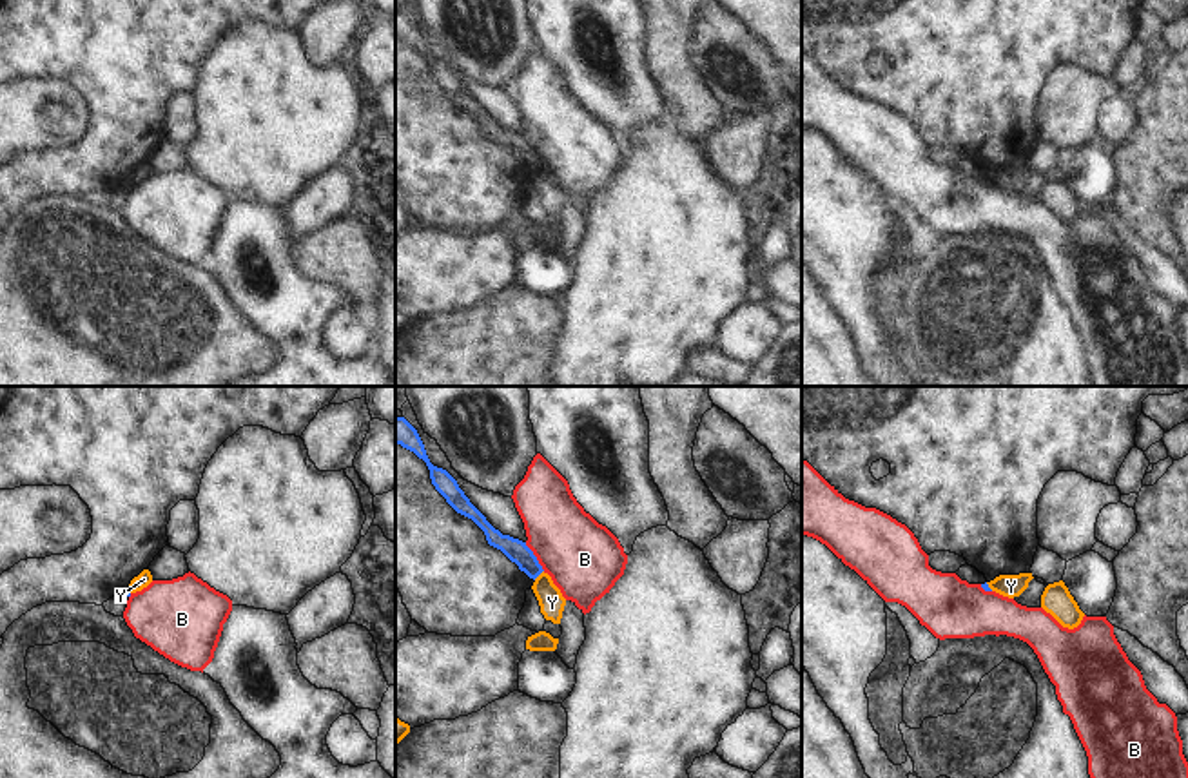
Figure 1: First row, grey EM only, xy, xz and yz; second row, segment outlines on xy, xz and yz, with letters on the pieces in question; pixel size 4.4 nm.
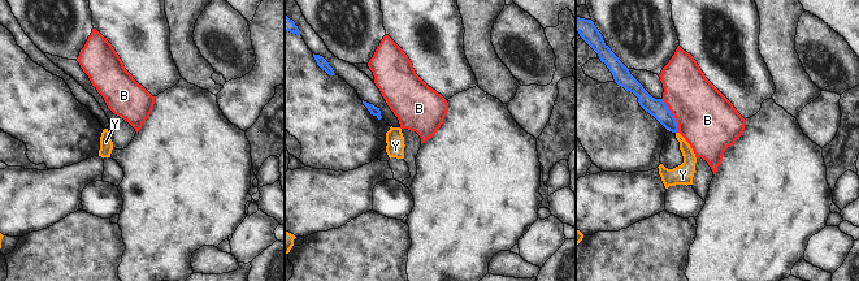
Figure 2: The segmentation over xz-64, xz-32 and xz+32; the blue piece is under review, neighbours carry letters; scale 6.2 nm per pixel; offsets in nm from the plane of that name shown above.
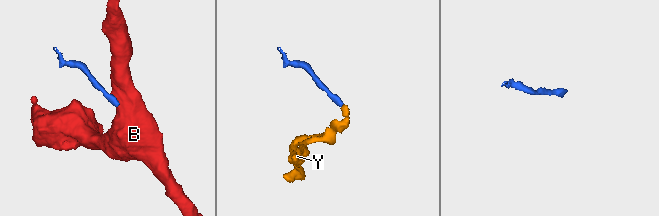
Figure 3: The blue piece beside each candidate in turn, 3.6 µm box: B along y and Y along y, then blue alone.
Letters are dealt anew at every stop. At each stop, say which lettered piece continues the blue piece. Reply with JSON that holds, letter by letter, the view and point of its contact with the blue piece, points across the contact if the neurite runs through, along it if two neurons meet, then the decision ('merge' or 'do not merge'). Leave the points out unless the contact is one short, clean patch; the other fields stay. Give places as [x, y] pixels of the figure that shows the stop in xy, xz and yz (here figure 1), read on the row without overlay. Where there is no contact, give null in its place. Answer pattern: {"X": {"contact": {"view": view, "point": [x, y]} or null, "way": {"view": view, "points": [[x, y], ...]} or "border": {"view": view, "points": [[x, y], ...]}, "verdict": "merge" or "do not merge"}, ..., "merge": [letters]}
{"B": {"contact": {"view": "xz", "point": [535, 151]}, "border": {"view": "xz", "points": [[525, 136], [545, 164]]}, "verdict": "do not merge"}, "Y": {"contact": {"view": "xz", "point": [537, 169]}, "border": {"view": "xz", "points": [[543, 164], [534, 173]]}, "verdict": "do not merge"}, "merge": []}

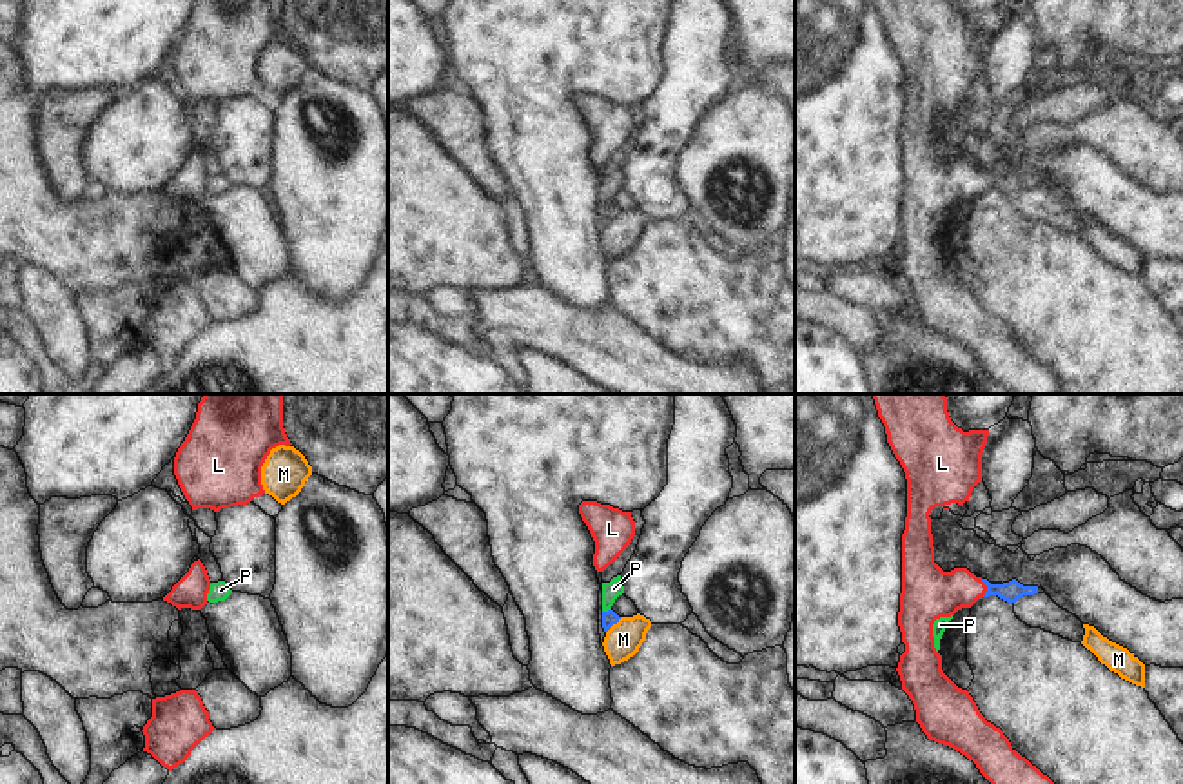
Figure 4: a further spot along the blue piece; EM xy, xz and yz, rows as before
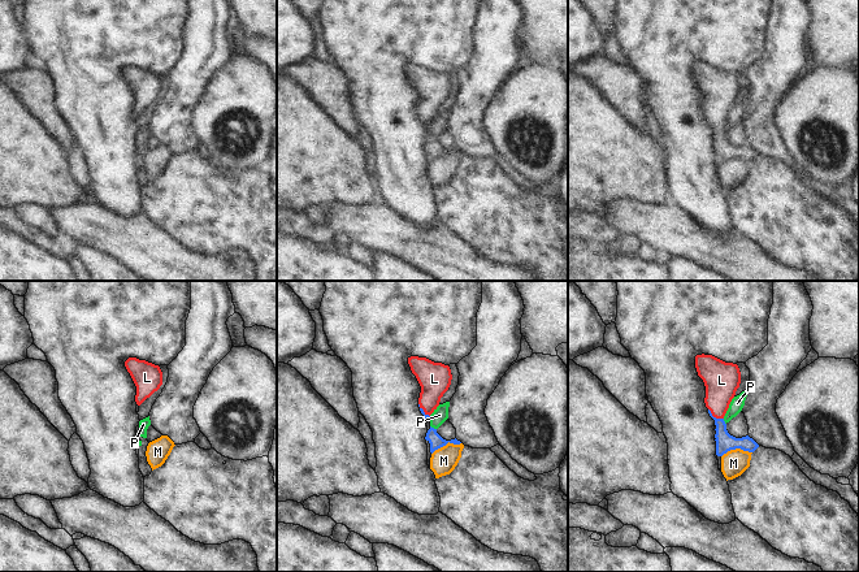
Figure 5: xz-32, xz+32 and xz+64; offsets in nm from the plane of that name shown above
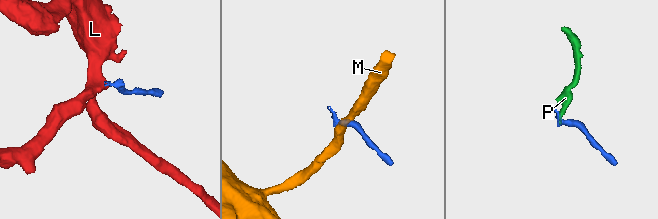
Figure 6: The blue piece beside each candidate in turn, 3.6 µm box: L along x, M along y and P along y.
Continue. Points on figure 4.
{"L": {"contact": {"view": "yz", "point": [987, 182]}, "way": {"view": "yz", "points": [[1013, 184], [987, 182], [957, 182], [931, 187]]}, "verdict": "merge"}, "M": {"contact": {"view": "xz", "point": [614, 216]}, "border": {"view": "xz", "points": [[621, 211], [606, 225]]}, "verdict": "do not merge"}, "P": {"contact": {"view": "xz", "point": [608, 204]}, "border": {"view": "xz", "points": [[610, 202], [603, 205]]}, "verdict": "do not merge"}, "merge": ["L"]}

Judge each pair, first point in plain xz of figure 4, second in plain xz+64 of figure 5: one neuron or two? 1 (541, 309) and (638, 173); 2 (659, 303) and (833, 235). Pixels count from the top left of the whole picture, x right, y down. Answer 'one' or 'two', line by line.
1: two
2: one

